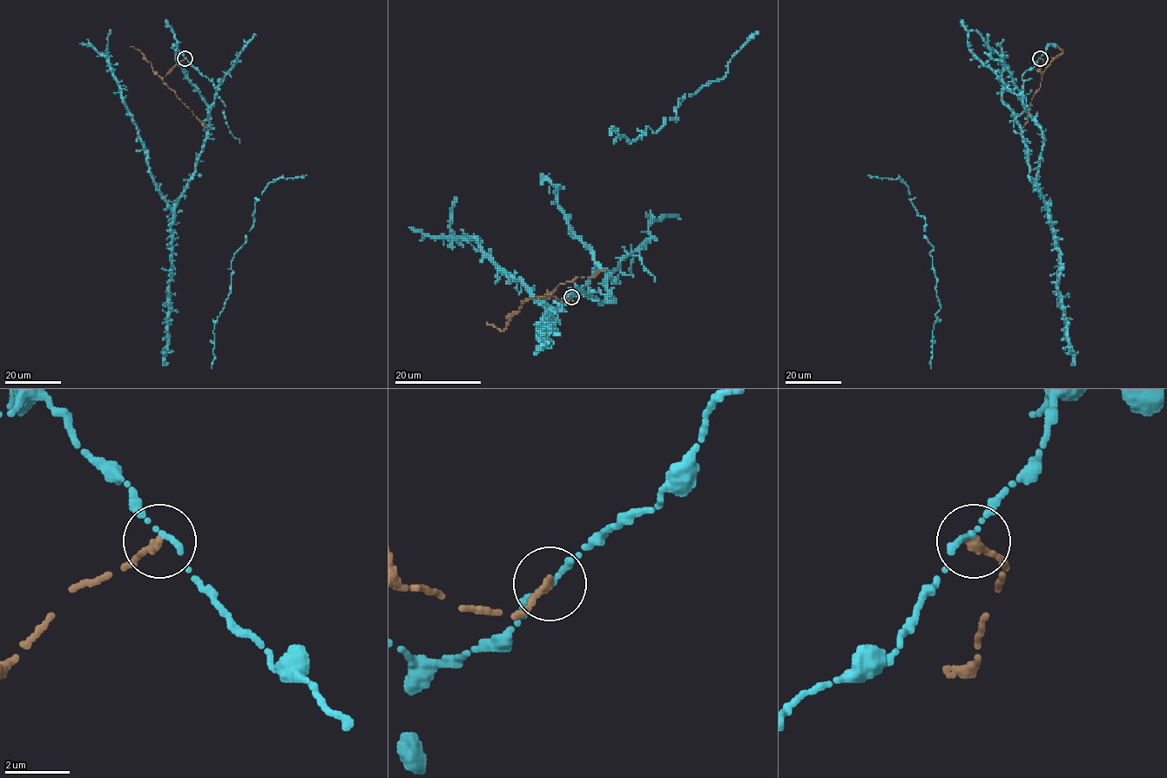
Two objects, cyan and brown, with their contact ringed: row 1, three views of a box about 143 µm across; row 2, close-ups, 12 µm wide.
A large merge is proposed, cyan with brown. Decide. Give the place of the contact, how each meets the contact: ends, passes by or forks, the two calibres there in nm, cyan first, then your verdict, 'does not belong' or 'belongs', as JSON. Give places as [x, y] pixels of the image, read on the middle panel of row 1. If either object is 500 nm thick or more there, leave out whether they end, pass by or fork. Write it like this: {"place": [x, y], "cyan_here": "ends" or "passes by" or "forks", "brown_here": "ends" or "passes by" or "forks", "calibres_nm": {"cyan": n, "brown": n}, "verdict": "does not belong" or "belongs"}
{"place": [571, 297], "cyan_here": "ends", "brown_here": "ends", "calibres_nm": {"cyan": 240, "brown": 280}, "verdict": "does not belong"}

